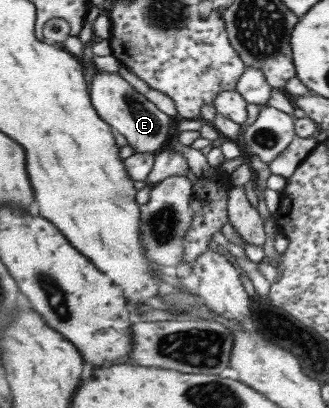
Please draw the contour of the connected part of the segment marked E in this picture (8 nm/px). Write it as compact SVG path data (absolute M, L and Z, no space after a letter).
M98 70L92 80L93 105L104 117L104 120L115 129L115 132L123 134L128 145L136 149L136 153L159 153L166 147L171 129L171 116L159 109L145 94L135 89L119 73L105 73Z

